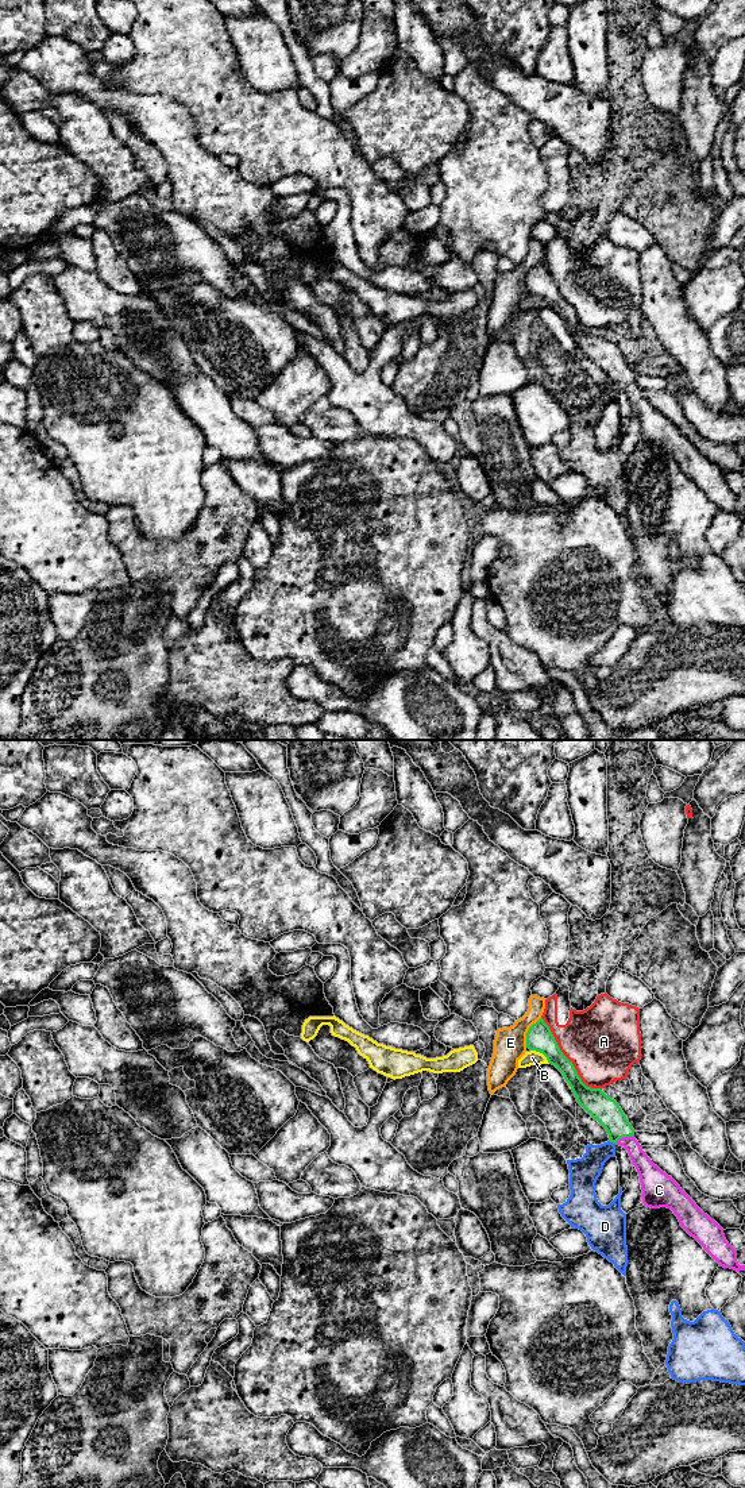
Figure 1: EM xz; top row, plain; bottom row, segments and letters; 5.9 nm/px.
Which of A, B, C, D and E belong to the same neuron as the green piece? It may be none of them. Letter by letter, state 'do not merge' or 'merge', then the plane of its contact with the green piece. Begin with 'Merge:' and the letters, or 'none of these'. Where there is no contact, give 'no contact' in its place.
Merge: C
A: do not merge; contact in xz
B: do not merge; contact in xz
C: merge; contact in xz
D: do not merge; contact in xz
E: do not merge; contact in xz

